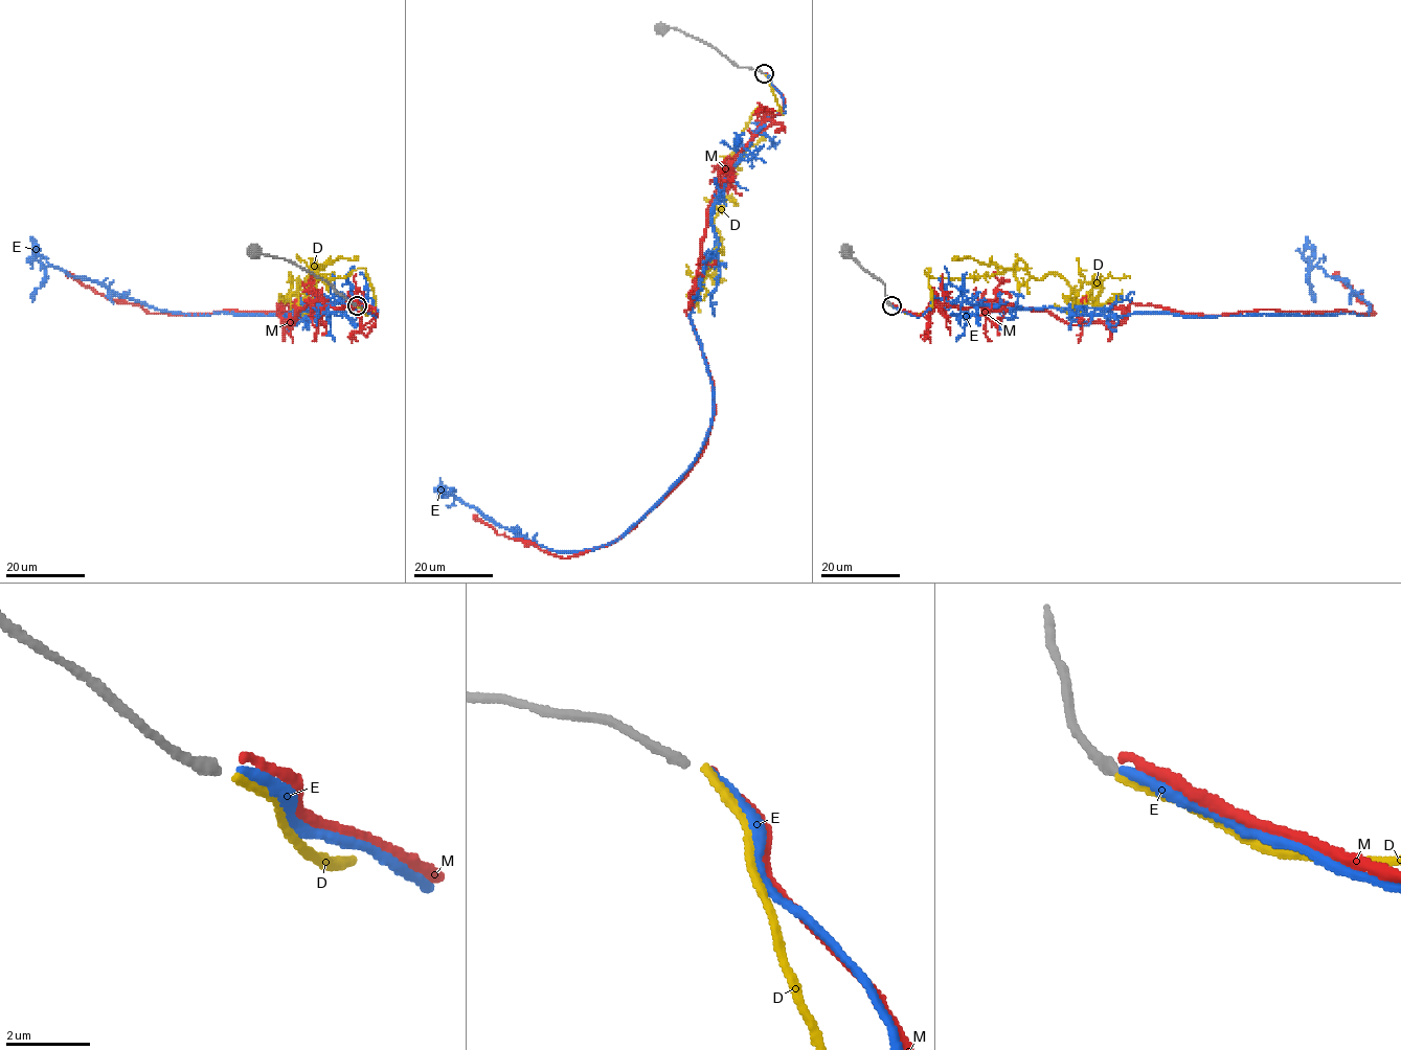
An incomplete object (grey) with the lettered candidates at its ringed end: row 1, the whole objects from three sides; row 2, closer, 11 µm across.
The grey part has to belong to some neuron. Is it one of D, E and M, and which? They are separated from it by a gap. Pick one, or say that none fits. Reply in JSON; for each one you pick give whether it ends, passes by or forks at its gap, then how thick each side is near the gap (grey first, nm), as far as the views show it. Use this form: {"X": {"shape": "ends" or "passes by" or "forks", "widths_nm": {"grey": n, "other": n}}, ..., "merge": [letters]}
{"E": {"shape": "ends", "widths_nm": {"grey": 280, "other": 200}}, "merge": ["E"]}

